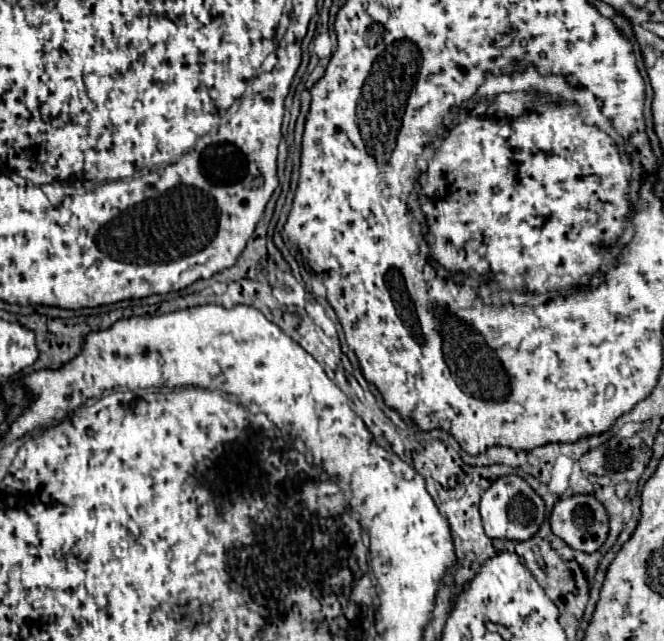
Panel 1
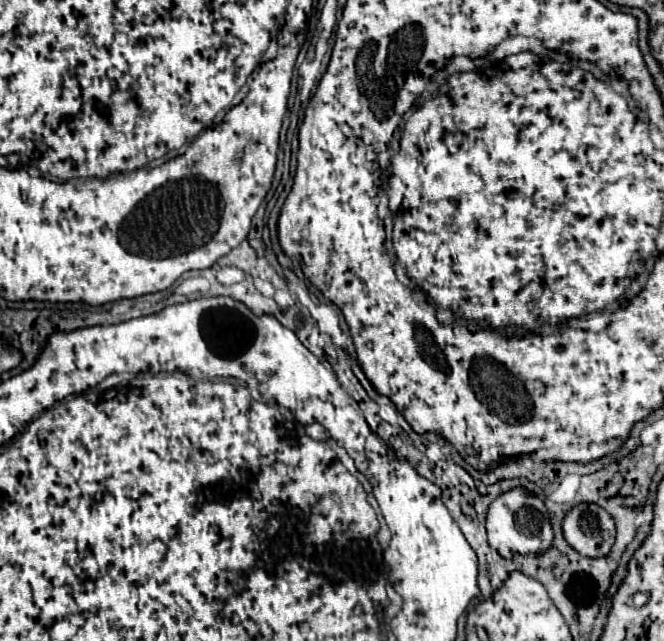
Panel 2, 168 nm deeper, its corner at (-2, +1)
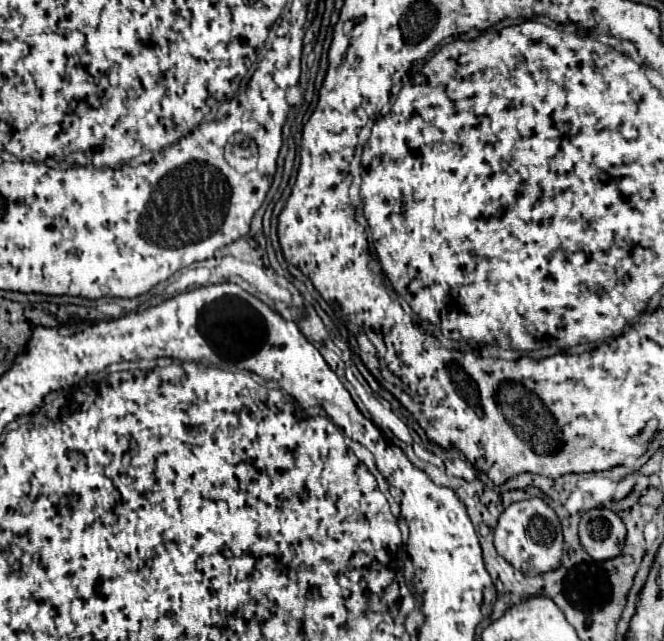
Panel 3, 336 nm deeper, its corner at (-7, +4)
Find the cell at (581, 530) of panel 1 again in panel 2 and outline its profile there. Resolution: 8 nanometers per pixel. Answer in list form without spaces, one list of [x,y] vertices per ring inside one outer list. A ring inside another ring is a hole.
[[[598,504],[574,506],[562,524],[566,542],[582,556],[606,556],[614,544],[616,528],[612,516]]]

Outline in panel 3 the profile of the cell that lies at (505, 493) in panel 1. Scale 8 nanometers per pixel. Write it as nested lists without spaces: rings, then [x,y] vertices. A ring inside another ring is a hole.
[[[531,497],[511,503],[497,521],[495,549],[515,569],[527,575],[539,575],[543,571],[557,569],[561,565],[561,553],[563,553],[563,535],[559,517],[541,497]]]

